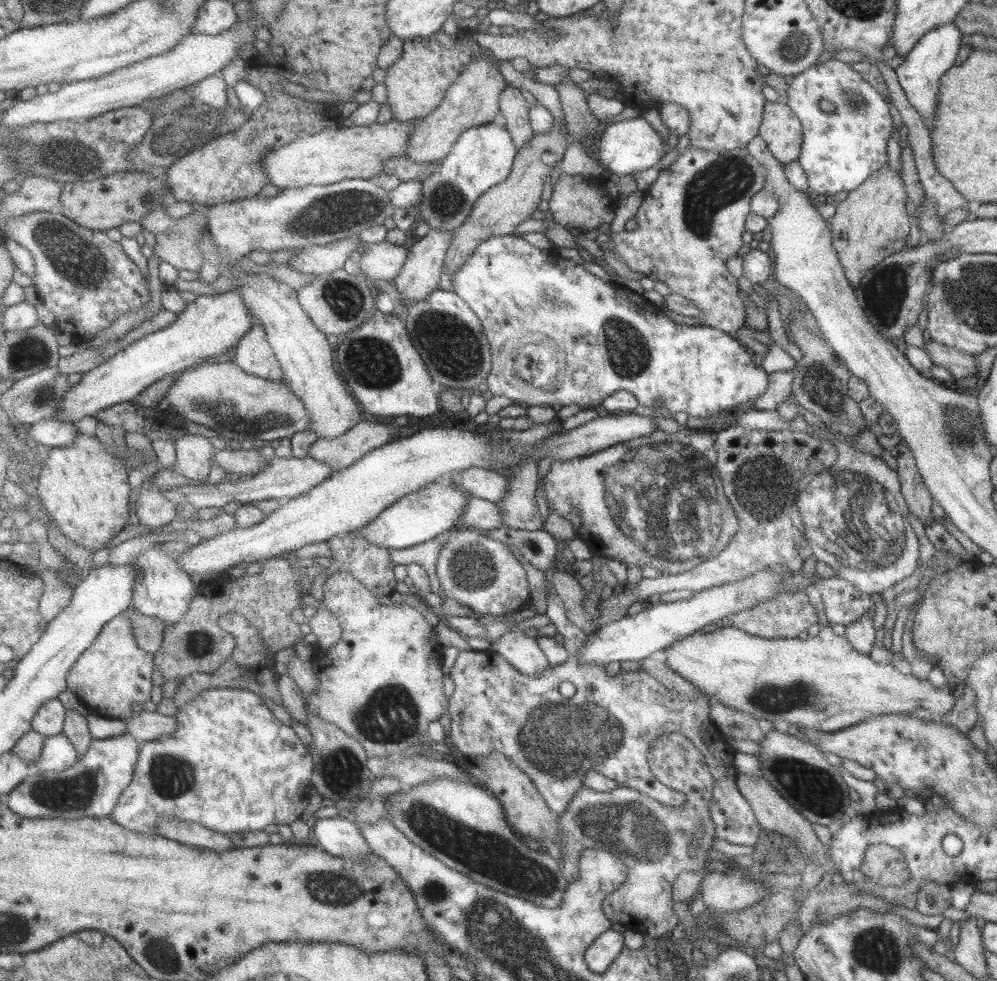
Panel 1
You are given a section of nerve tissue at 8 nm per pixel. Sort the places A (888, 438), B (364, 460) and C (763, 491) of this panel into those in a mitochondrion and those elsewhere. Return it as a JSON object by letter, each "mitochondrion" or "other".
{"A":"other","B":"other","C":"mitochondrion"}

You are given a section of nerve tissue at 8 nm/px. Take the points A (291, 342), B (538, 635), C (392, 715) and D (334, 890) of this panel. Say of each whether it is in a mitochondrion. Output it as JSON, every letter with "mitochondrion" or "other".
{"A":"other","B":"other","C":"mitochondrion","D":"mitochondrion"}

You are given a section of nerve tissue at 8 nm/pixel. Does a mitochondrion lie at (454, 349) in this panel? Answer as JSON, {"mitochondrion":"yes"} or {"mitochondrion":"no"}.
{"mitochondrion":"yes"}

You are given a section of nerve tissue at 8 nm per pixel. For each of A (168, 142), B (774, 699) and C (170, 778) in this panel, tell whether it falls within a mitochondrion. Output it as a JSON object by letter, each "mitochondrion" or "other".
{"A":"mitochondrion","B":"mitochondrion","C":"mitochondrion"}

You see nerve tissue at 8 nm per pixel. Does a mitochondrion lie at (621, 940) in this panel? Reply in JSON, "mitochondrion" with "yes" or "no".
{"mitochondrion":"no"}

